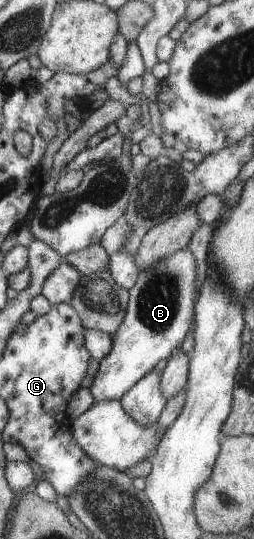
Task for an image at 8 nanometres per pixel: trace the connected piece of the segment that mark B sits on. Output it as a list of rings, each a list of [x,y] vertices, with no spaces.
[[[187,247],[137,273],[135,284],[127,290],[128,301],[121,324],[111,335],[110,350],[98,361],[89,387],[93,403],[118,401],[159,360],[165,360],[173,348],[181,344],[191,326],[195,283],[198,282],[196,276],[195,258]]]

